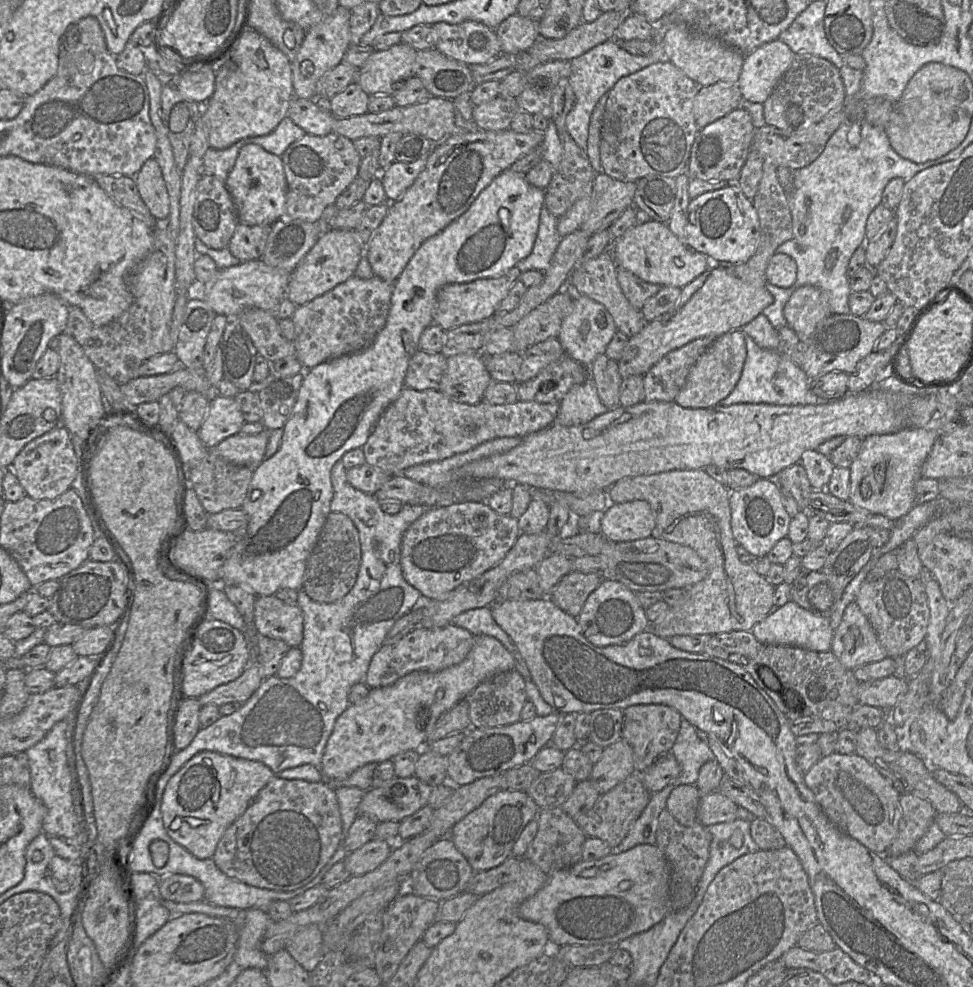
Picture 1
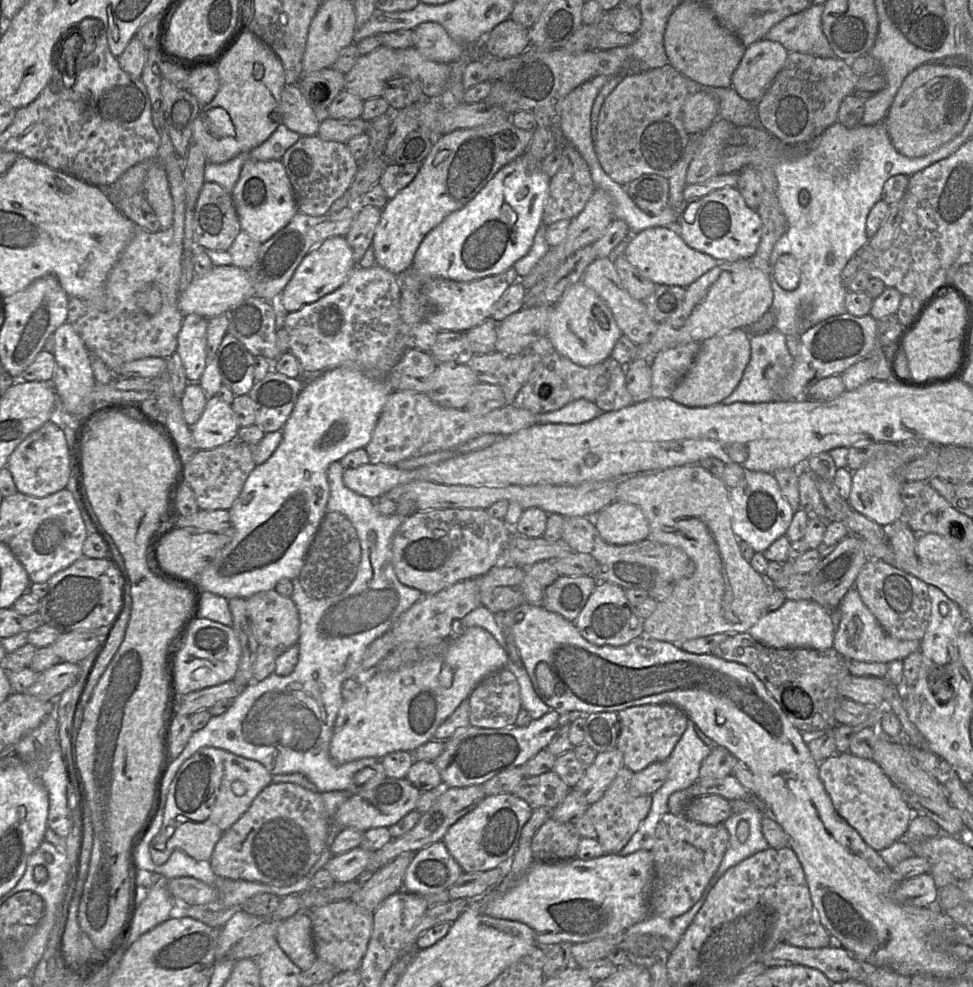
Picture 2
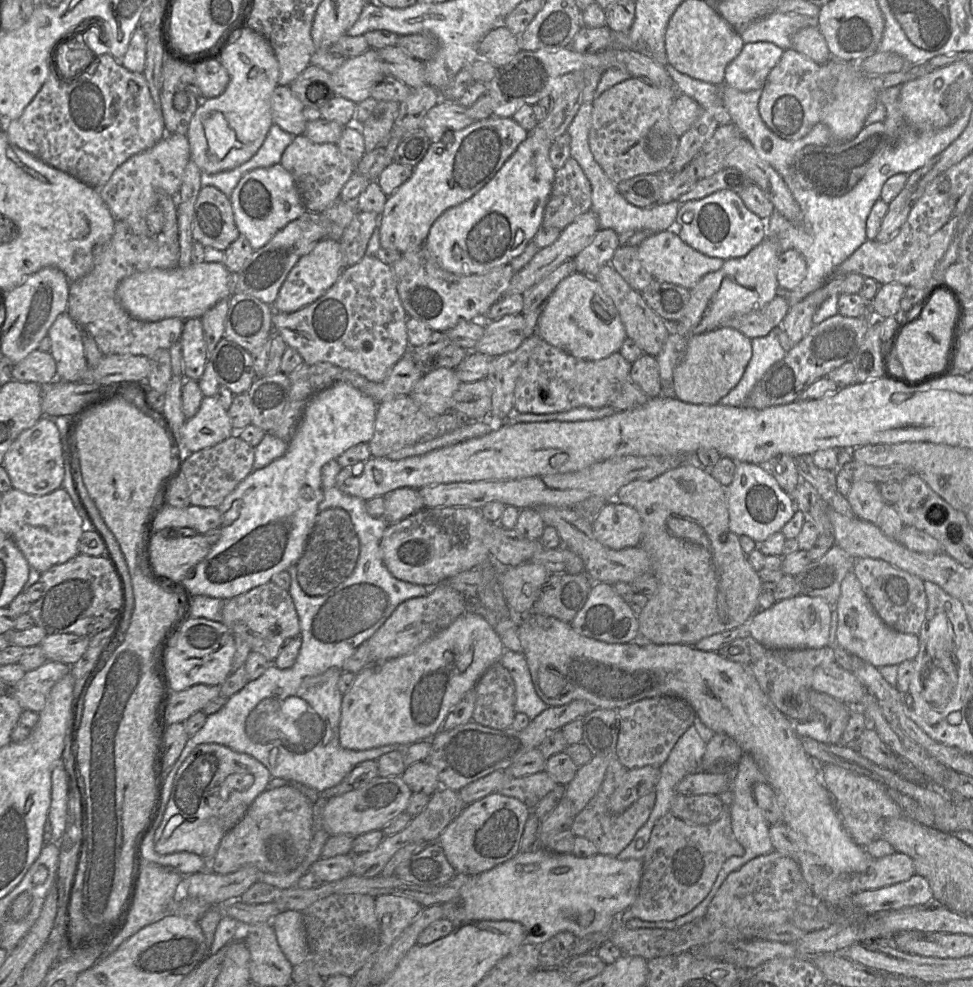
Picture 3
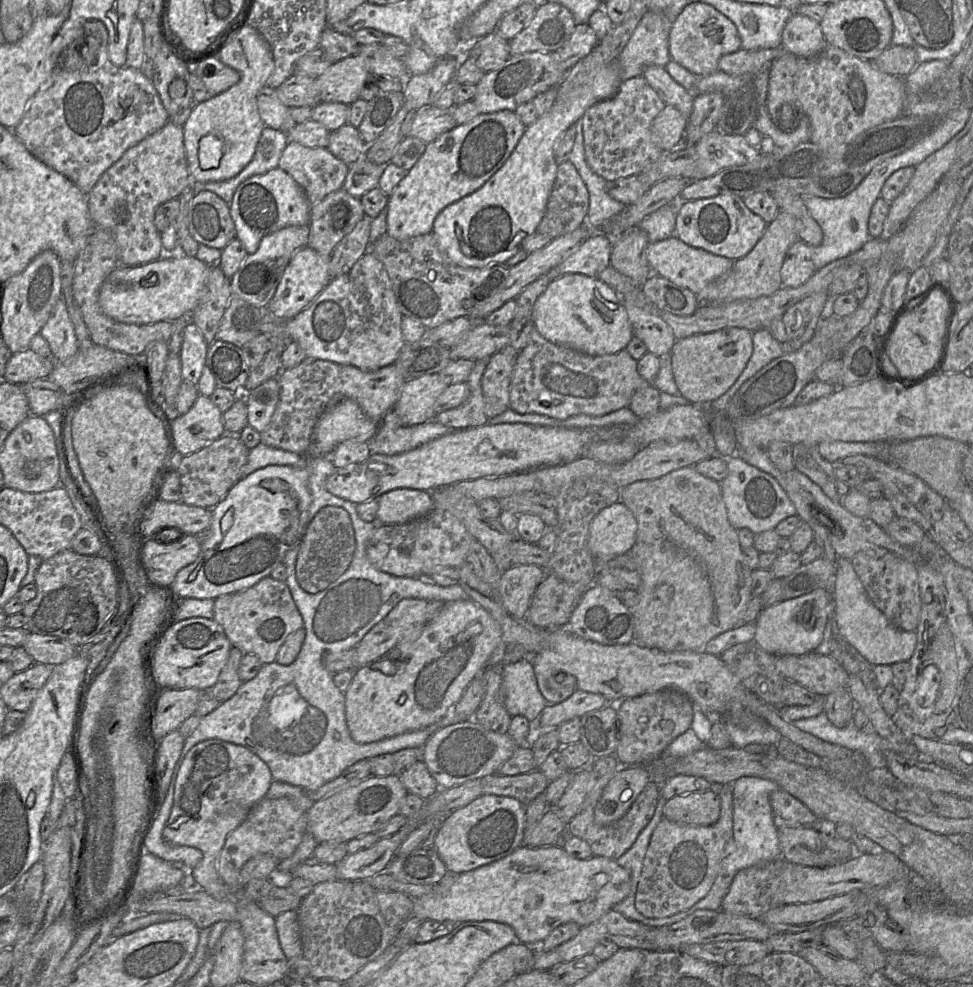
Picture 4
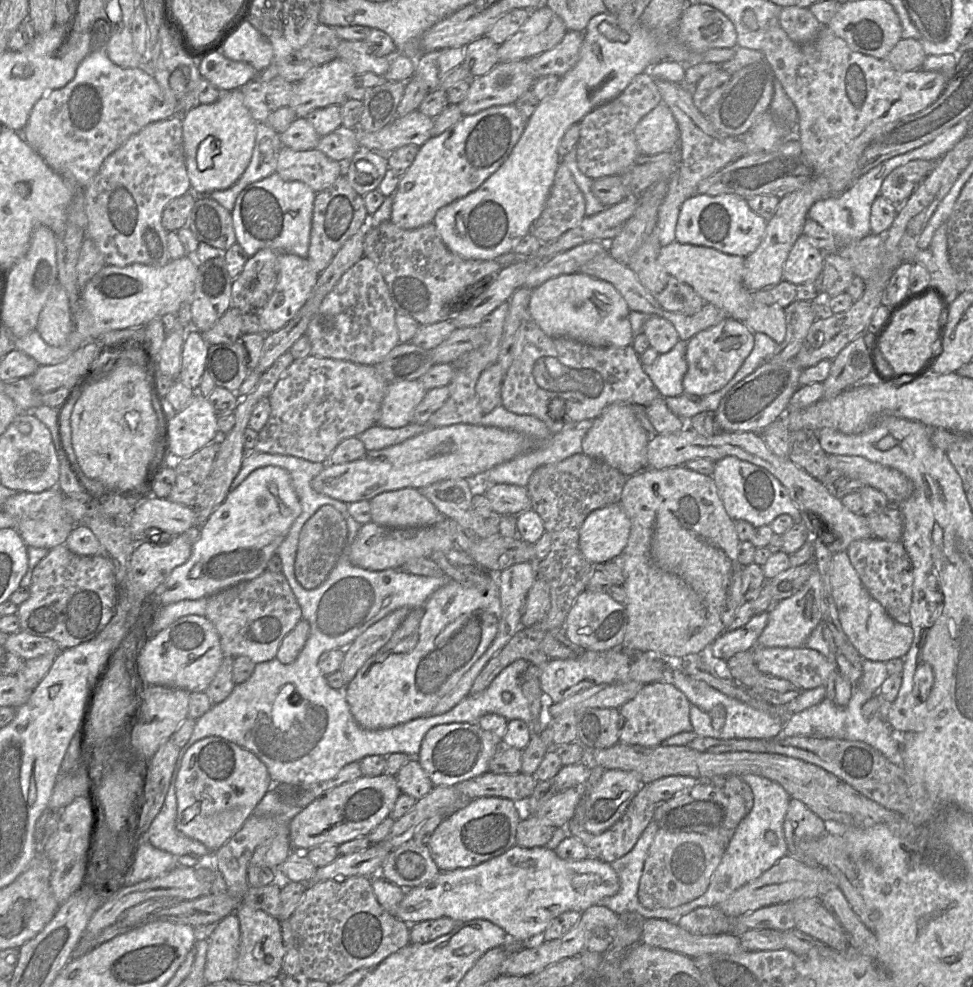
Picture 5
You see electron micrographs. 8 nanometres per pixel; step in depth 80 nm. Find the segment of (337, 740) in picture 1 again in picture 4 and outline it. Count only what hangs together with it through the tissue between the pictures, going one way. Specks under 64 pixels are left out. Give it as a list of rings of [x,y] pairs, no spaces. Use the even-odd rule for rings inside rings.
[[[469,598],[445,602],[438,614],[426,625],[421,635],[416,640],[400,642],[370,664],[353,670],[352,681],[344,693],[346,722],[352,739],[359,744],[371,743],[405,732],[422,729],[439,721],[450,709],[454,709],[454,704],[460,700],[471,681],[486,667],[488,660],[502,642],[502,630],[500,624],[483,607]]]

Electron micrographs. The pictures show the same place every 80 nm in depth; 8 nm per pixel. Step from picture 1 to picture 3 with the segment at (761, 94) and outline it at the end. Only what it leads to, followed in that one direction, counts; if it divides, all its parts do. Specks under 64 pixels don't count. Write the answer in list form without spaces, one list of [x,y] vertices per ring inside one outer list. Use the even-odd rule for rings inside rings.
[[[771,42],[746,43],[725,69],[725,84],[740,91],[763,89],[784,50]]]

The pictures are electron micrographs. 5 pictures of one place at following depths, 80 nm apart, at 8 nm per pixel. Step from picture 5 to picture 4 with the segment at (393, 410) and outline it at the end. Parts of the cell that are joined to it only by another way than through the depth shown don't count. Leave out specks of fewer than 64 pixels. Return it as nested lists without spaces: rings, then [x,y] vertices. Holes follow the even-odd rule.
[[[440,373],[407,380],[393,410],[403,426],[413,426],[435,420],[435,403],[448,385]]]

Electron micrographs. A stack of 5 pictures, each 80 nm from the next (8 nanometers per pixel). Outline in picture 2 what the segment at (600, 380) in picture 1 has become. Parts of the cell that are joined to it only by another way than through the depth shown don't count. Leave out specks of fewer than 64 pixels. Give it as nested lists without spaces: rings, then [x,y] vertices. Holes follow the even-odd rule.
[[[608,358],[610,383],[608,388],[598,396],[595,403],[605,413],[631,406],[635,403],[626,388],[626,370],[612,358]]]

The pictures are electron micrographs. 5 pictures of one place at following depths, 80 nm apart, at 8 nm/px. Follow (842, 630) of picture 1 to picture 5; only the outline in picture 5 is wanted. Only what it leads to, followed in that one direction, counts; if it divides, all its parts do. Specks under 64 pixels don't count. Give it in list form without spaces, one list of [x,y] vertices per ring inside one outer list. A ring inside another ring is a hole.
[[[846,552],[833,553],[830,582],[842,630],[860,656],[875,662],[903,659],[912,645],[914,637],[912,628],[910,625],[903,625],[892,619],[885,609],[871,597],[850,563]]]

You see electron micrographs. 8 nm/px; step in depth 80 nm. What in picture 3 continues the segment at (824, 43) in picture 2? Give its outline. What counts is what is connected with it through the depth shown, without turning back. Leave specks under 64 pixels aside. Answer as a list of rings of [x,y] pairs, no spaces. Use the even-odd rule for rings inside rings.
[[[777,12],[751,22],[738,33],[745,44],[771,42],[785,51],[791,49],[793,35],[806,27],[819,28],[818,17]]]

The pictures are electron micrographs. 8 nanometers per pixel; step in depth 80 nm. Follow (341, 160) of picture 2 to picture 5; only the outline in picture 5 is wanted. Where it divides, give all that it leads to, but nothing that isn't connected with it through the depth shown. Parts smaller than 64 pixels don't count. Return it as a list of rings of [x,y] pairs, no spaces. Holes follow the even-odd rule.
[[[282,147],[276,172],[286,181],[300,181],[316,193],[330,187],[342,174],[338,161],[318,149],[295,151]]]

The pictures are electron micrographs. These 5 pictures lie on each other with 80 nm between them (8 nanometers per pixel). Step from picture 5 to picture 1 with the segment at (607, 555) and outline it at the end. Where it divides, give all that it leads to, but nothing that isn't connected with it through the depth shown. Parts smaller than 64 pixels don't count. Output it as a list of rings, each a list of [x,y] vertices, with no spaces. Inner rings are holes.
[[[644,500],[610,503],[599,521],[600,533],[616,543],[651,537],[654,528],[654,515]]]

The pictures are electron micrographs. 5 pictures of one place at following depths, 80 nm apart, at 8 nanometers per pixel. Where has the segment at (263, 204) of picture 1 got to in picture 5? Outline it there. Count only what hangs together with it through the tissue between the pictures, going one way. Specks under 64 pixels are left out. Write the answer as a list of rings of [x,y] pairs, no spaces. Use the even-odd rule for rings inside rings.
[[[277,172],[248,185],[231,212],[236,241],[249,257],[264,248],[308,257],[316,195],[305,183],[286,181]]]

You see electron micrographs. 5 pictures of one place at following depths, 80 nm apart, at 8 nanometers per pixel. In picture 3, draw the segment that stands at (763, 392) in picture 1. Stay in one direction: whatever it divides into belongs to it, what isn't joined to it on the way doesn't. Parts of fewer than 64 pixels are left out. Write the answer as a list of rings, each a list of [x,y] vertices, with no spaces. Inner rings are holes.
[[[782,326],[773,328],[766,336],[751,339],[752,357],[738,384],[718,404],[723,406],[742,406],[755,384],[787,352],[781,347],[778,337]]]

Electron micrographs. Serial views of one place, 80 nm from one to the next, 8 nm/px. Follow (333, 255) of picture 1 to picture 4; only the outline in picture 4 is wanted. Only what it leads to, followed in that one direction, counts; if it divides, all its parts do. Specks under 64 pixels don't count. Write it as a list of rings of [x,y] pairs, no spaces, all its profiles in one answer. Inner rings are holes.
[[[308,245],[296,251],[291,257],[266,310],[280,319],[291,319],[303,311],[331,281],[329,260],[330,257],[322,256]]]

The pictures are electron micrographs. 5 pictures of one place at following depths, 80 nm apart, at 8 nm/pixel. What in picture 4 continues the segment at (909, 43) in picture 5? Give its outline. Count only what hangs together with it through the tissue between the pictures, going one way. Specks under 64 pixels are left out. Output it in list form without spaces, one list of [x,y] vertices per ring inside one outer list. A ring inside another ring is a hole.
[[[890,45],[871,62],[884,73],[905,77],[917,66],[917,55],[910,46]]]

